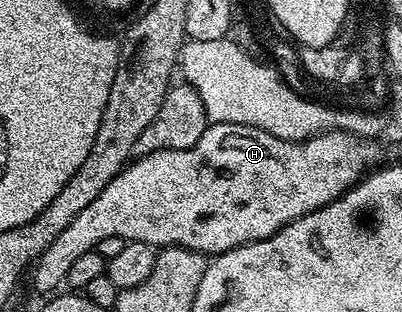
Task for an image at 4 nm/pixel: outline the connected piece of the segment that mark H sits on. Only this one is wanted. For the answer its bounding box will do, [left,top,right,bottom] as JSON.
[30,122,381,296]

